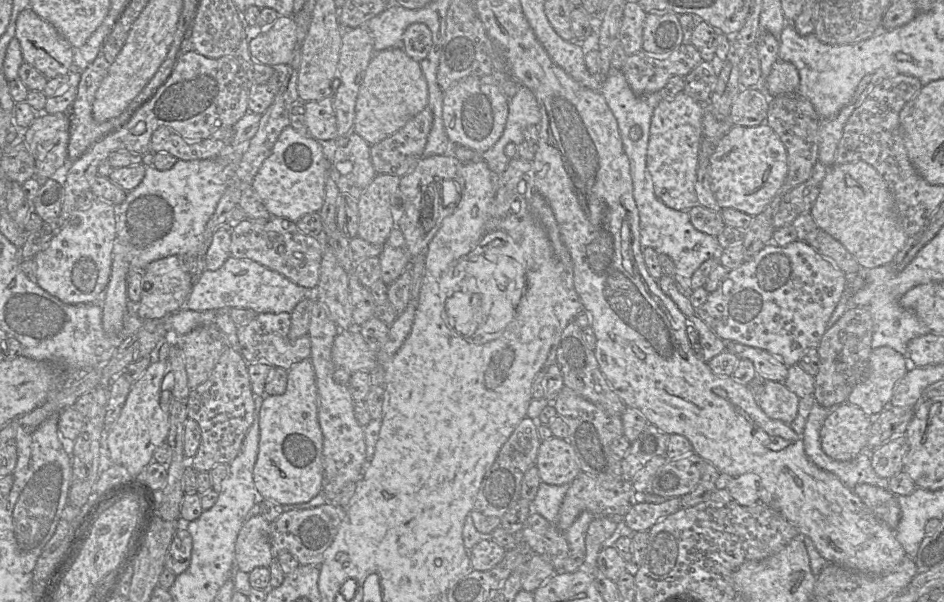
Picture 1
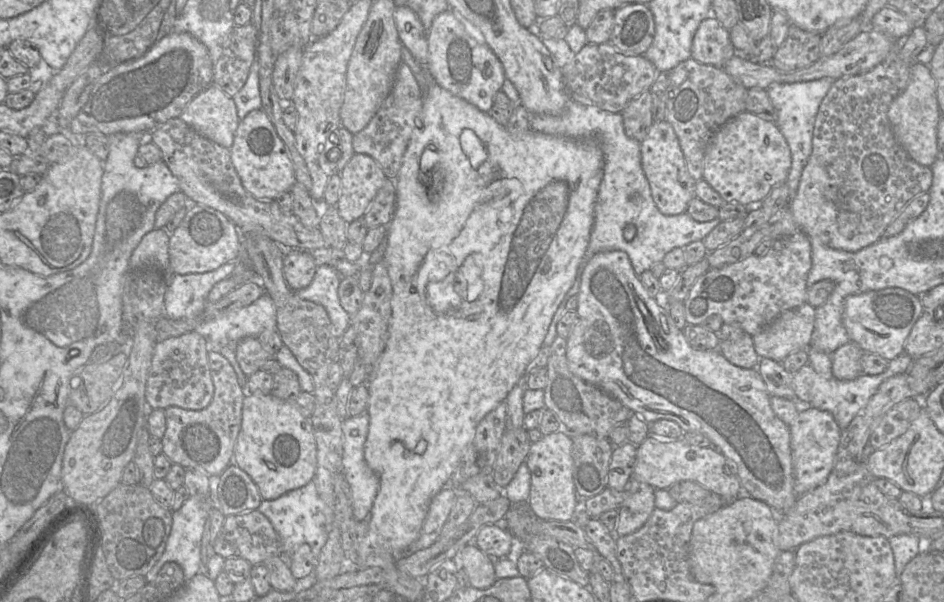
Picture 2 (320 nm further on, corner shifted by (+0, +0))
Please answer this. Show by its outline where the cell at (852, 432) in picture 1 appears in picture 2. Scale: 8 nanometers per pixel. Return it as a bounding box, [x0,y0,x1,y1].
[790,408,842,496]

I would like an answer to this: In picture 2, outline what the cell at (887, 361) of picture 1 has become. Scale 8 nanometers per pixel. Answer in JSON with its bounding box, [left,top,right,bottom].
[831,341,864,380]

